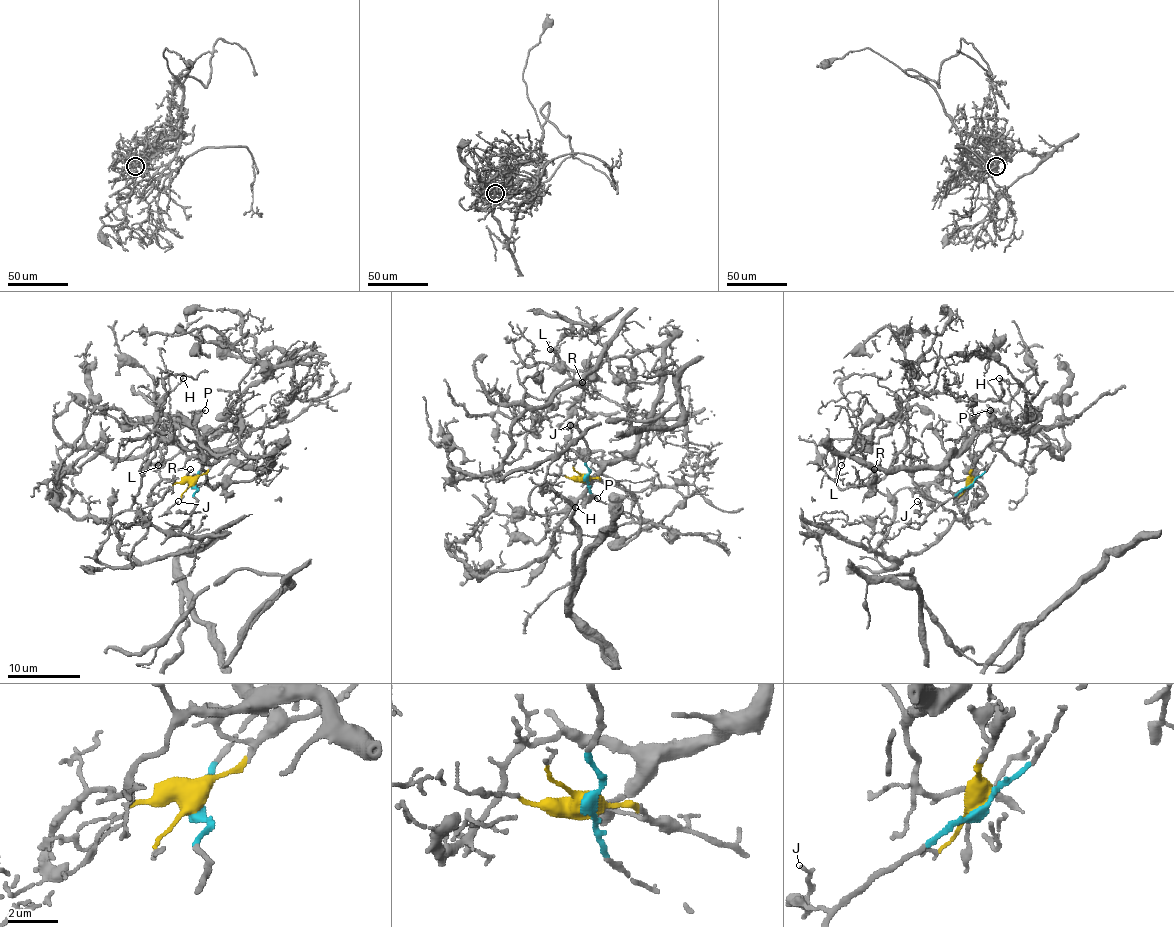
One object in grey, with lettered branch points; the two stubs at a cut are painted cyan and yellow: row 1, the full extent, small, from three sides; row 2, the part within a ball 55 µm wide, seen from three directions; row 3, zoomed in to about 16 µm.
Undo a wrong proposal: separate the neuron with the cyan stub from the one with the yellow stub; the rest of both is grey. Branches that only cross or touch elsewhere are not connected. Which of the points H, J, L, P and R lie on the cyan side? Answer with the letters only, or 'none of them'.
J

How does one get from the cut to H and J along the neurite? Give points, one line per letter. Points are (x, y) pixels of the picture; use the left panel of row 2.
H: (193, 484), (231, 435), (224, 426), (204, 438), (185, 424), (171, 424), (163, 431), (169, 395), (184, 378)
J: (193, 484), (196, 488), (196, 506), (189, 514), (171, 512), (178, 501)

